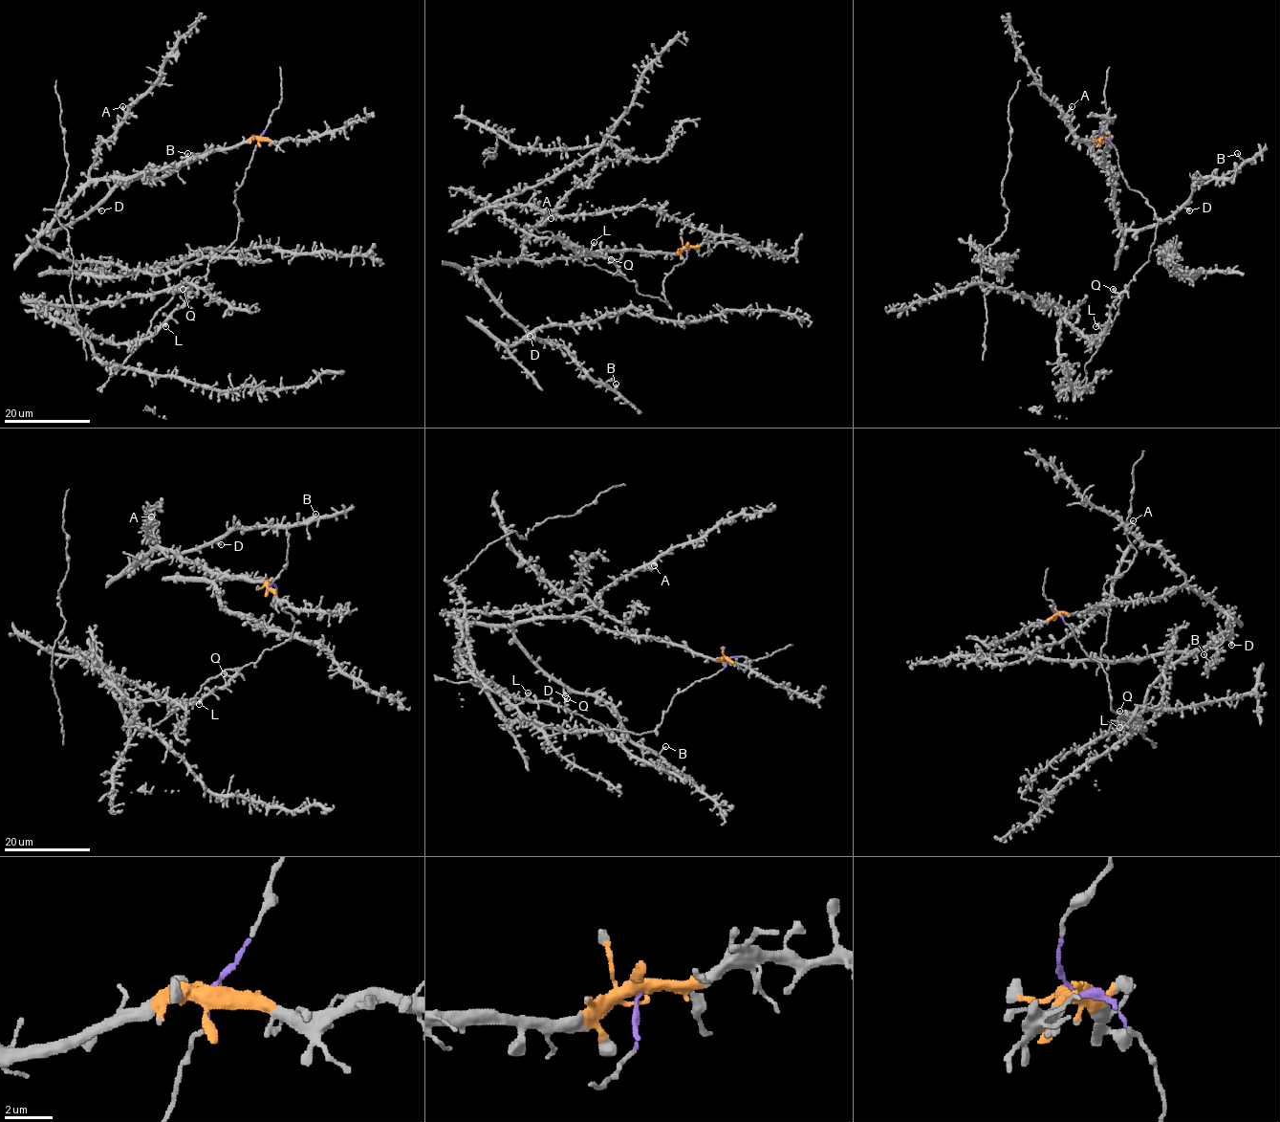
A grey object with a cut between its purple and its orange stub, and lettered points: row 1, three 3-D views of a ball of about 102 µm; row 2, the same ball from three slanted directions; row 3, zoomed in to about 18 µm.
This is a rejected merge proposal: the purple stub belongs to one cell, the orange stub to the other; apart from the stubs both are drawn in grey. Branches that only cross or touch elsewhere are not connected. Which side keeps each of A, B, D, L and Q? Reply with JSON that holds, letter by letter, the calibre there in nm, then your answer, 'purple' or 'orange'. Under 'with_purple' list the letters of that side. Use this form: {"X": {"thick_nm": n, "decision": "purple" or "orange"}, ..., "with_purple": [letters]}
{"A": {"thick_nm": 240, "decision": "orange"}, "B": {"thick_nm": 170, "decision": "orange"}, "D": {"thick_nm": 440, "decision": "orange"}, "L": {"thick_nm": 420, "decision": "purple"}, "Q": {"thick_nm": 360, "decision": "purple"}, "with_purple": ["L", "Q"]}

